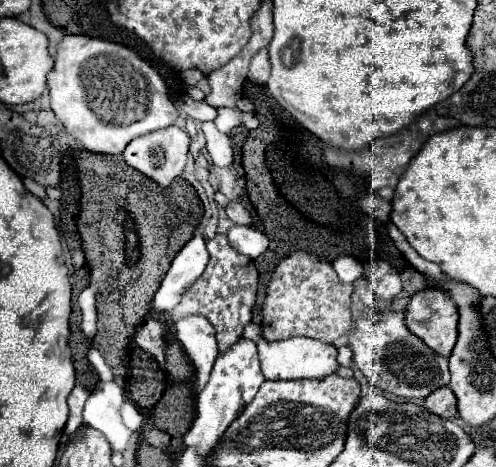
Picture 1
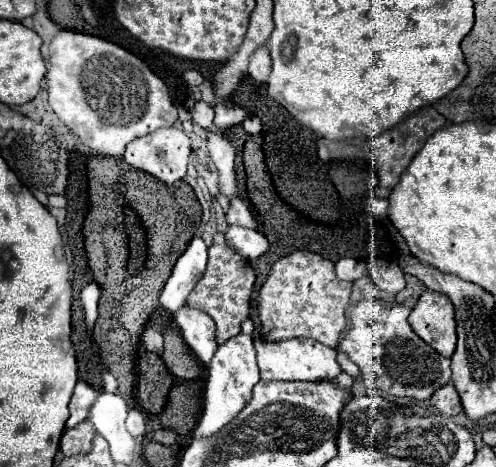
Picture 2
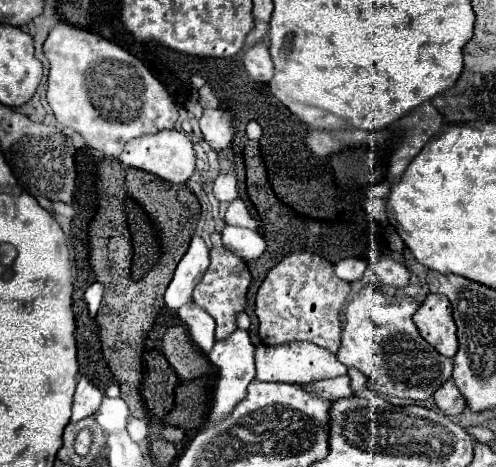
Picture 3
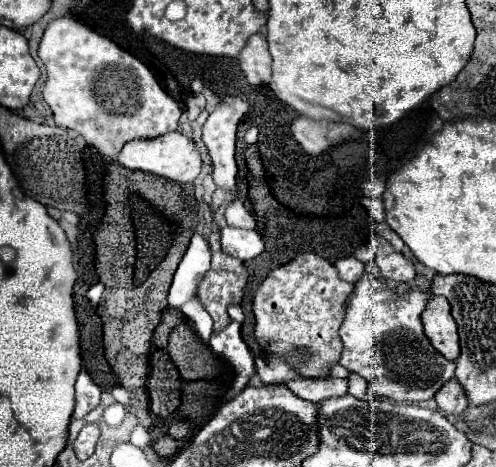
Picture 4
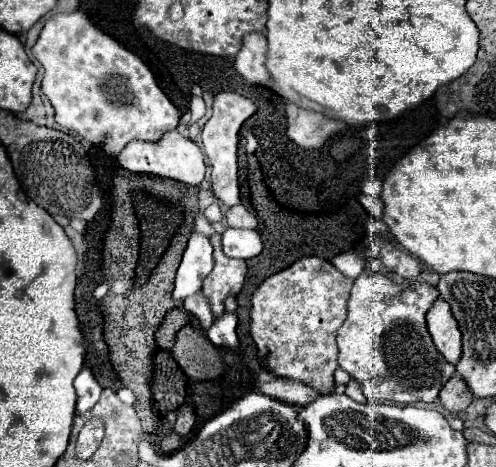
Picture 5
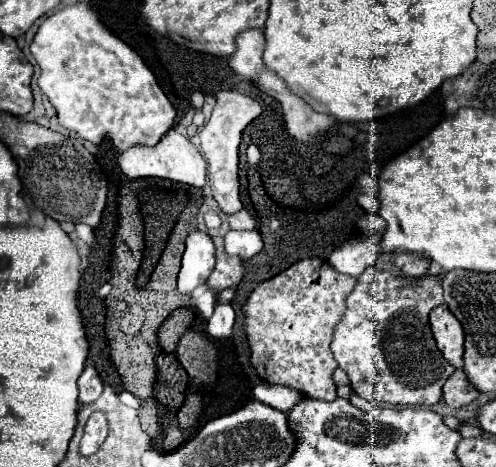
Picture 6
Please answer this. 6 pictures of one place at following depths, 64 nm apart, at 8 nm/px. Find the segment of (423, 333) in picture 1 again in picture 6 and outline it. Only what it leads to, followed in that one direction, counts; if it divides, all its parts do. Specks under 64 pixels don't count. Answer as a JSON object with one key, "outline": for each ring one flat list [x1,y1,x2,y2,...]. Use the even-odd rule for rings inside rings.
{"outline":[[446,304,438,306,430,314,430,326,436,338,436,344,444,358,454,366,462,368,462,354,464,354,464,330,460,322,452,316]]}

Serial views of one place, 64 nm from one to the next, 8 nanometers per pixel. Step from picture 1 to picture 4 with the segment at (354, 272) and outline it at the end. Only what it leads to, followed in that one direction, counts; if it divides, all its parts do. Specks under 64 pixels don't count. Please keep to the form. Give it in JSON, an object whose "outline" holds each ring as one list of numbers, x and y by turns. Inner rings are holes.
{"outline":[[348,256,348,258,340,258,338,262,336,262,336,268,338,268,338,272,340,272,340,278,344,278,344,280,348,280,348,282,356,282,356,280,360,280,360,276,364,274,364,264,360,262,360,260,356,260,354,256]]}

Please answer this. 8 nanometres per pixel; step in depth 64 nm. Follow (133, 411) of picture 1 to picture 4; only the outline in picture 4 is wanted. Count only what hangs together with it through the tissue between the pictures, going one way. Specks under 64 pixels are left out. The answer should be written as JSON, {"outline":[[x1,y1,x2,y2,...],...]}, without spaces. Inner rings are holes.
{"outline":[[138,424,134,428,134,432,130,435,130,442,142,450,147,449,151,444,150,435,148,430,142,425]]}

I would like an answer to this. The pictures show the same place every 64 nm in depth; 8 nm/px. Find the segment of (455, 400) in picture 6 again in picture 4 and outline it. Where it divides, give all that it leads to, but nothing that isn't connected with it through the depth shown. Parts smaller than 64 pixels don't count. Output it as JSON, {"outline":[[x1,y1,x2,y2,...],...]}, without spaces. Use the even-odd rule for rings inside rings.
{"outline":[[456,378,448,380,448,384,444,384,444,388,440,388,440,392,436,394,436,402,438,402,440,410,446,414,460,414,468,406,466,392]]}

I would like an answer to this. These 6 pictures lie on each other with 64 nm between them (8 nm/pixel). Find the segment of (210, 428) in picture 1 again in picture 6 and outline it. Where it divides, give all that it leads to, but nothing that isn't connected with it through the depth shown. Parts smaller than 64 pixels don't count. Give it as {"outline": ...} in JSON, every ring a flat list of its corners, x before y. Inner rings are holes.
{"outline":[[216,304,214,314,208,320,208,334,212,338,230,338,234,326,234,310,230,304]]}

